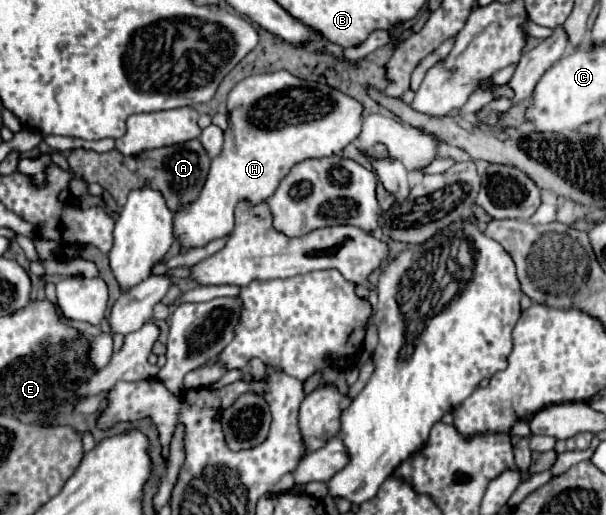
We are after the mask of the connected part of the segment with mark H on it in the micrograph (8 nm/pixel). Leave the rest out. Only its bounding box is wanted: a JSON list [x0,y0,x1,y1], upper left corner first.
[174,71,362,249]

